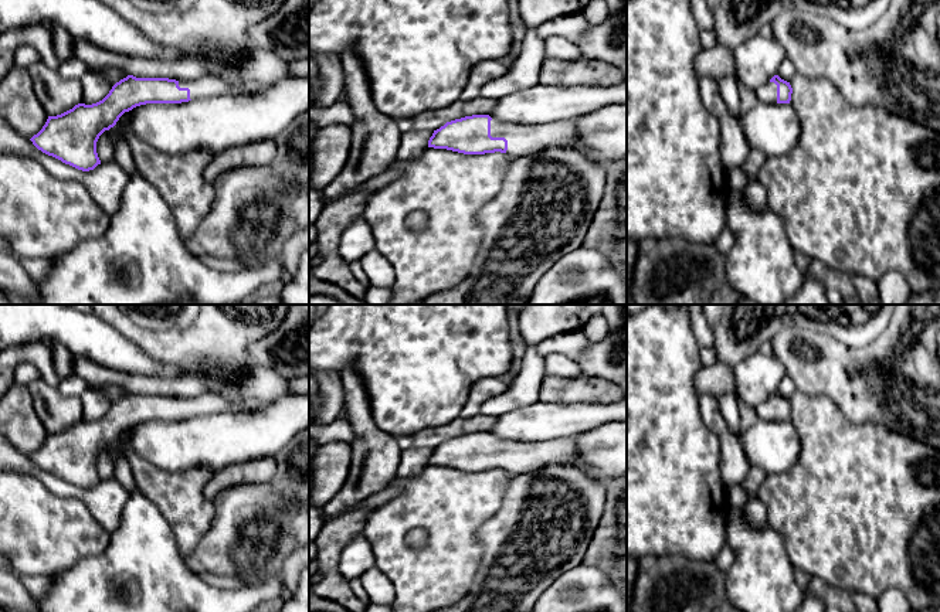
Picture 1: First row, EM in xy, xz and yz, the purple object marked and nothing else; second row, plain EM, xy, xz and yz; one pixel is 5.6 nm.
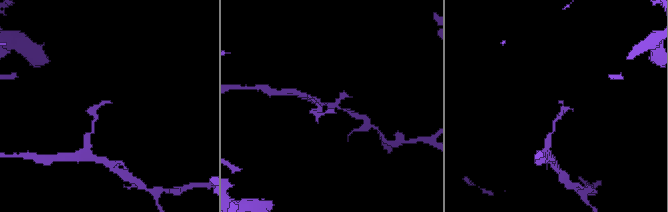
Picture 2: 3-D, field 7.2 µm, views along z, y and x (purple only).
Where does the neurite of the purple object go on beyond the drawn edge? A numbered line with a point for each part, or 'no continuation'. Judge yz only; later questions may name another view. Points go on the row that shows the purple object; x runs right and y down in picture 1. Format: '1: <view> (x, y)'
1: yz (767, 92)

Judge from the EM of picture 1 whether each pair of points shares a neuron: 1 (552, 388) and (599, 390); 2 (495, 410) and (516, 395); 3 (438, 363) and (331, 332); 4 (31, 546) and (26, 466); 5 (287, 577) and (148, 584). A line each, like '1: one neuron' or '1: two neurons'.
1: one neuron
2: one neuron
3: one neuron
4: two neurons
5: two neurons

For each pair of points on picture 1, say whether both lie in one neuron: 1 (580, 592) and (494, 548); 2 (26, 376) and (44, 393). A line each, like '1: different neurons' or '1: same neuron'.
1: different neurons
2: different neurons

